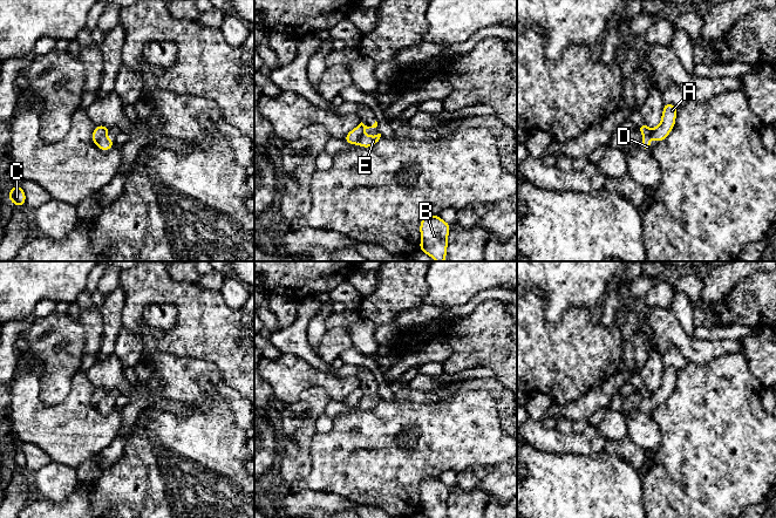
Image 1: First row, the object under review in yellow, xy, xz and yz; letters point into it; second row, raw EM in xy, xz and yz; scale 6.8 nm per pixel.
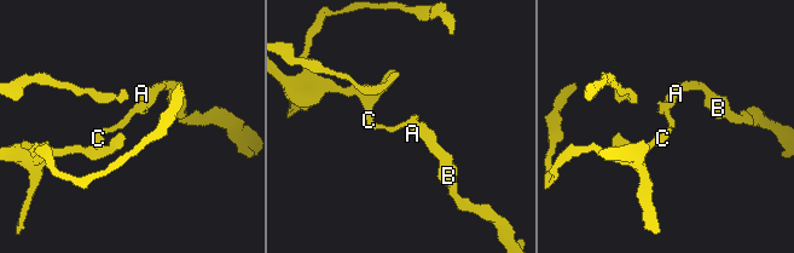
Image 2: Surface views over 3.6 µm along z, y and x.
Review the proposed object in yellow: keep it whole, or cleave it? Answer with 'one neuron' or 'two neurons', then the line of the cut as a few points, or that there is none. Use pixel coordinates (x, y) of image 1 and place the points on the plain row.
two neurons | xy (103, 399), (95, 406)

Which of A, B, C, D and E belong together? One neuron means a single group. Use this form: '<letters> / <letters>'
A B D E / C

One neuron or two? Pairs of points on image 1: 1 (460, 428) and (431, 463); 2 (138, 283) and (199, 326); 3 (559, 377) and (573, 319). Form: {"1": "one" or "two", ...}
{"1": "one", "2": "one", "3": "one"}

